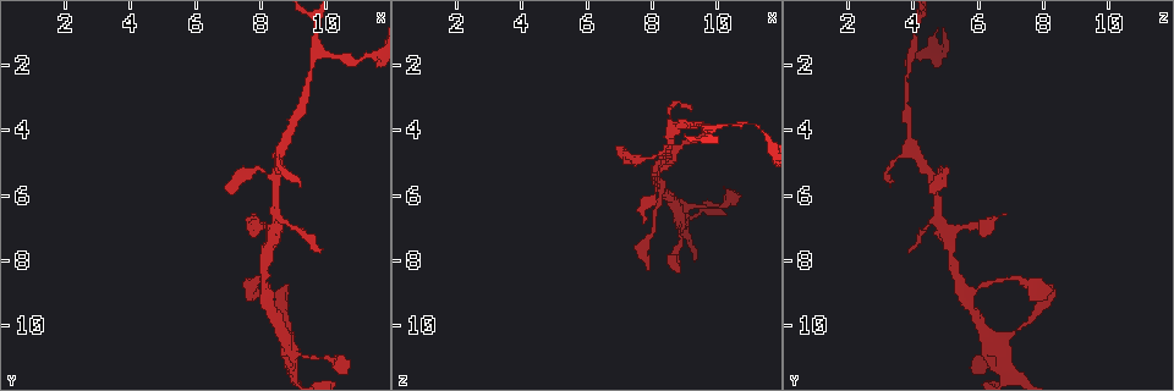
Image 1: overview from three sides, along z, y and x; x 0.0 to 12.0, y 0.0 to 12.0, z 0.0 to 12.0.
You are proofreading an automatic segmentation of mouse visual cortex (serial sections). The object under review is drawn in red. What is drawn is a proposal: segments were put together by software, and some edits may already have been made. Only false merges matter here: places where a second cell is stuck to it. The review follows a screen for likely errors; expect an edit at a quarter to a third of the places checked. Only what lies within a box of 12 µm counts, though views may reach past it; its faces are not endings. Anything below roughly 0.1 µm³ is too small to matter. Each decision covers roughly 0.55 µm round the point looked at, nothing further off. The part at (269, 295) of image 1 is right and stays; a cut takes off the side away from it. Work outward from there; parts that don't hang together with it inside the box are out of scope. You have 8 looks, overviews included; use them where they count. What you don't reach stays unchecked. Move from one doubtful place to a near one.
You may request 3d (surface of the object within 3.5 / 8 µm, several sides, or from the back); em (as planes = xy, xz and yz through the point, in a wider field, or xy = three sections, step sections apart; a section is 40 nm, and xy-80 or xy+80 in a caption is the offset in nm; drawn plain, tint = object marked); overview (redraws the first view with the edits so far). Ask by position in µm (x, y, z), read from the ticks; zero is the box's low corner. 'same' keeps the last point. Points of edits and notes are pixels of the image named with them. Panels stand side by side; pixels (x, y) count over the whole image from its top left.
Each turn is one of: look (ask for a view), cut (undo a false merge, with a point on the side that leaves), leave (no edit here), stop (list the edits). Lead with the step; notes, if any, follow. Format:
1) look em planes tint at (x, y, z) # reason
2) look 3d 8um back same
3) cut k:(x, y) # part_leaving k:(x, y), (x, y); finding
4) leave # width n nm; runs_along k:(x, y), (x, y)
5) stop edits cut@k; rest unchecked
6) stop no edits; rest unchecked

look 3d 3.5um at (8.4, 7.4, 5.1) # three arms meet

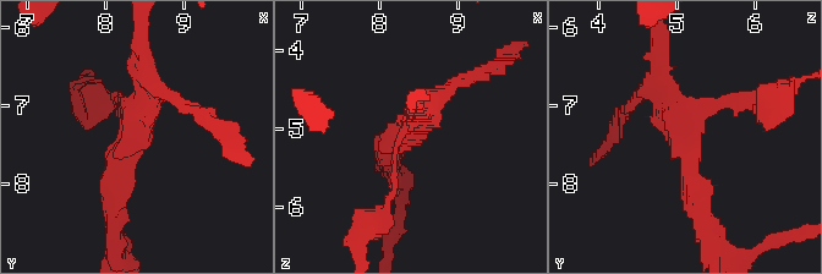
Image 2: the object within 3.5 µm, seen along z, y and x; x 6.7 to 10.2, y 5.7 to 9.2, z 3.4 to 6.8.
look em planes tint at (8.40, 7.40, 5.05) # arms 3; arm_widths 150, 250, 250 nm

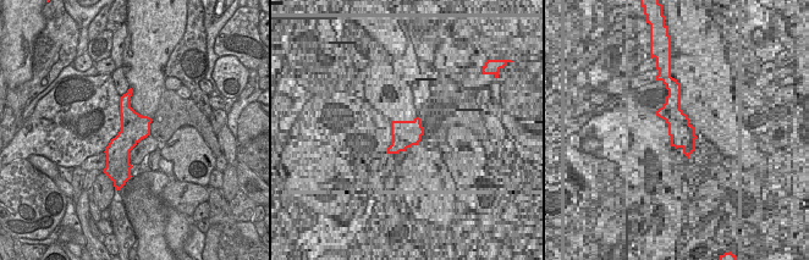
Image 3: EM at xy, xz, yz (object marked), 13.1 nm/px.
look em xy step 1 tint same # cut it another way

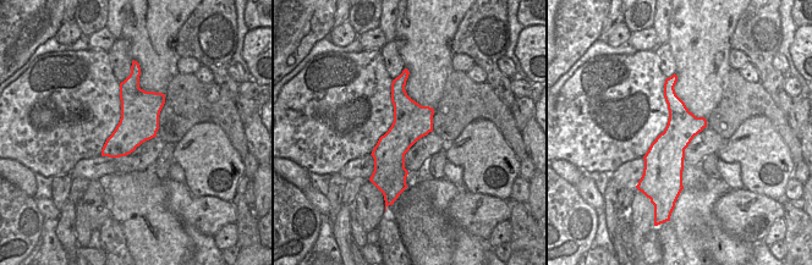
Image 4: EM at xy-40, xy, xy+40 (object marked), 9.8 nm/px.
leave # runs_along 4:(402, 77), (396, 142), (402, 182); all the same cell

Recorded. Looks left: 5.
look 3d 3.5um back at (8.8, 10.7, 6.5) # looks like a crossing

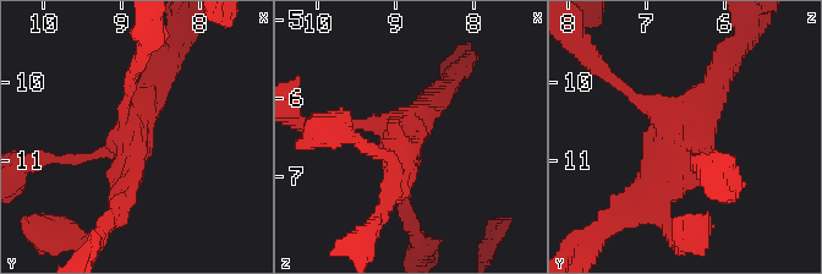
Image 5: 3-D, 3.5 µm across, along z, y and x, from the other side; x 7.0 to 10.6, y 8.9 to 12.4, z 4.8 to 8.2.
look em xy step 2 tint at (8.85, 10.60, 6.55)

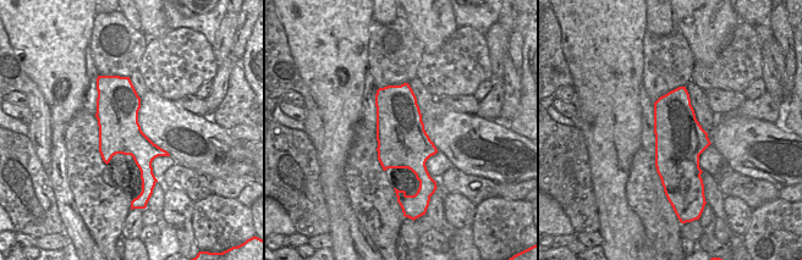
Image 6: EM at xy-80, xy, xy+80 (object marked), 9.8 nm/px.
leave # width 500 nm; runs_along 5:(725, 64), (672, 138), (653, 198); continuous, no second cell

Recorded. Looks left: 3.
look 3d 3.5um at (8.4, 5.6, 4.6) # abrupt turn

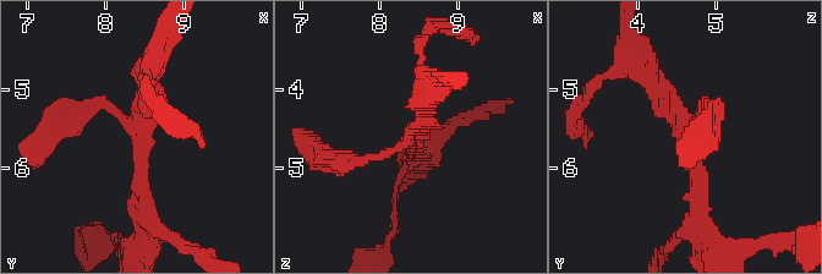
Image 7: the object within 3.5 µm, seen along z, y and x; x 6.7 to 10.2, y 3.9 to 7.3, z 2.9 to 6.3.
look em xy step 2 tint at (8.40, 5.55, 4.55) # arms 3; arm_widths 150, 200, 250 nm

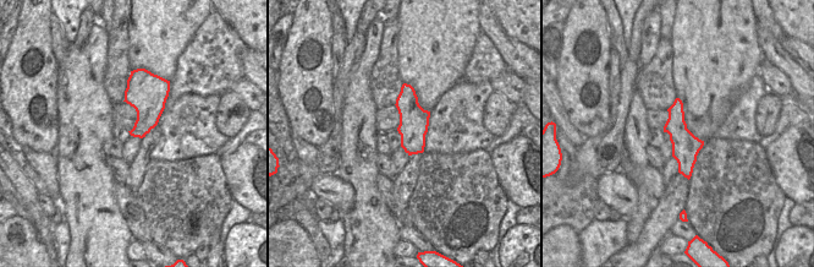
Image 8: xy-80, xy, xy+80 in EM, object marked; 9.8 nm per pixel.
leave # runs_along 7:(699, 211), (683, 129), (639, 72); one cell here

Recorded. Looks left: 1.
stop no edits; rest unchecked

